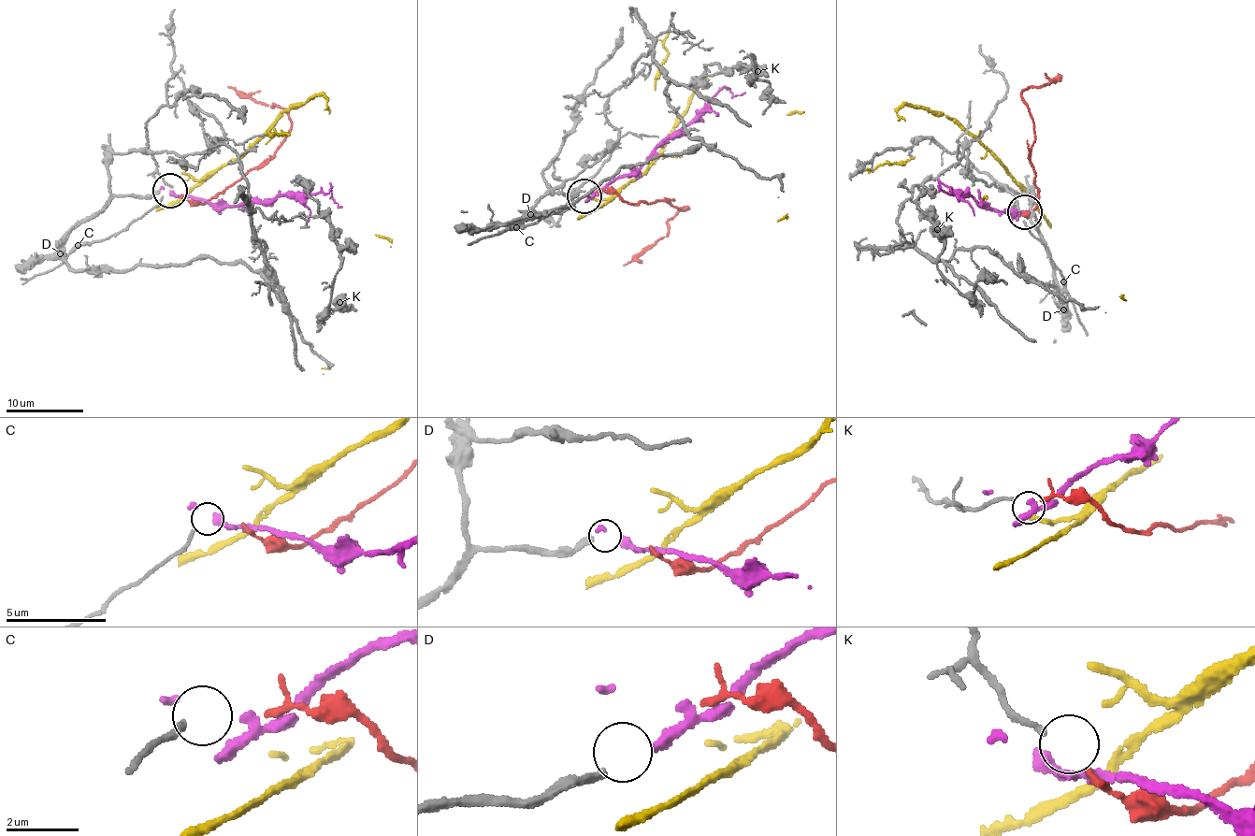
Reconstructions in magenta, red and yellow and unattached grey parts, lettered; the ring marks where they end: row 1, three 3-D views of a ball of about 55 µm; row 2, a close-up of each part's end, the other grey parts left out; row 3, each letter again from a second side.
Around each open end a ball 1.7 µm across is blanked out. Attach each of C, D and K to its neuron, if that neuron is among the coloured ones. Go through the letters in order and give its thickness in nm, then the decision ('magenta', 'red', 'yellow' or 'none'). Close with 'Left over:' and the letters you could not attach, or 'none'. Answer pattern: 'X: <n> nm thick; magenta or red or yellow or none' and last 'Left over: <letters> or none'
C: 160 nm thick; none
D: 240 nm thick; magenta
K: 160 nm thick; red
Left over: C

